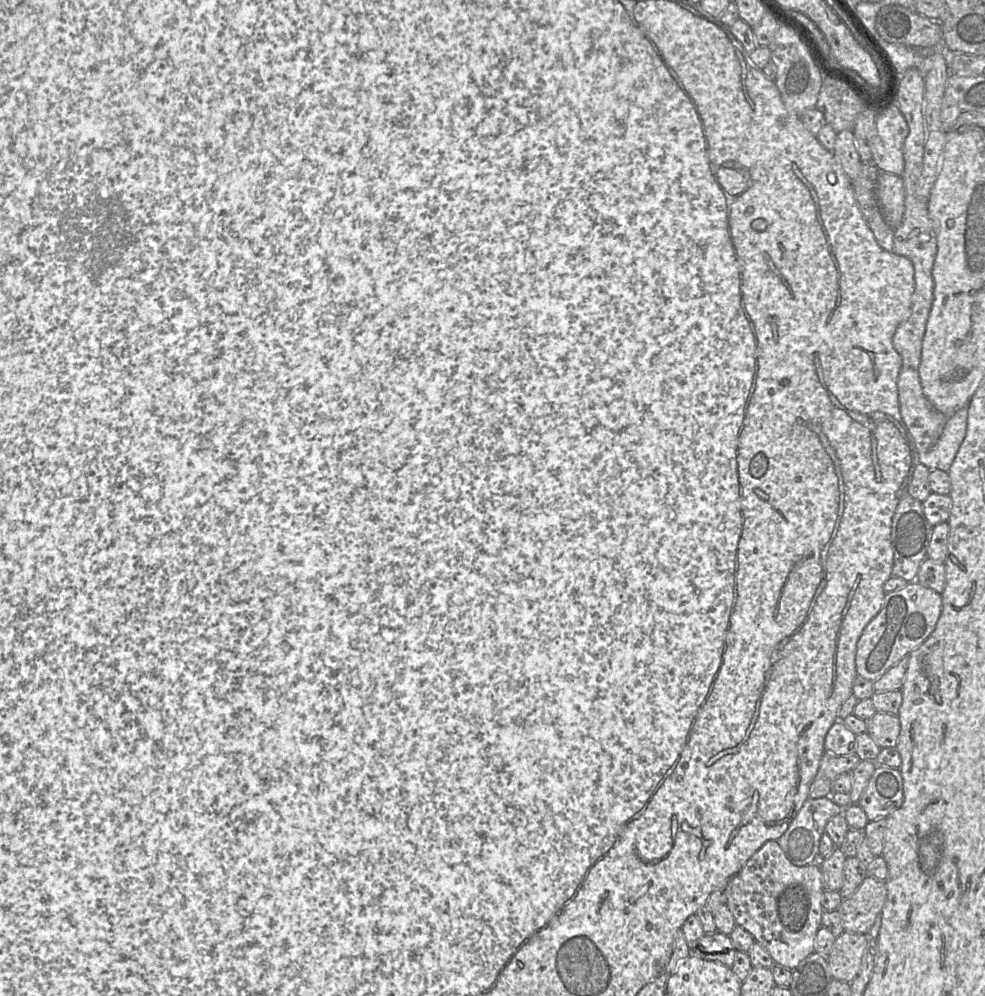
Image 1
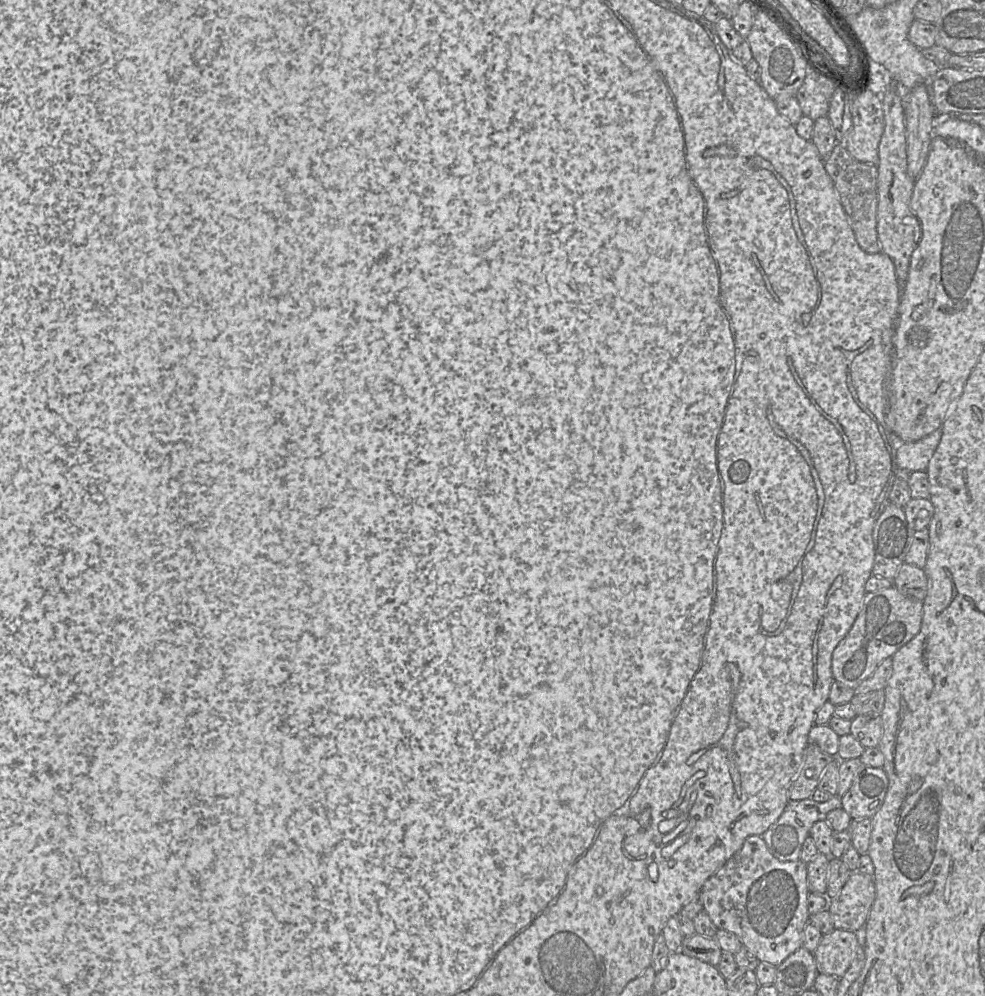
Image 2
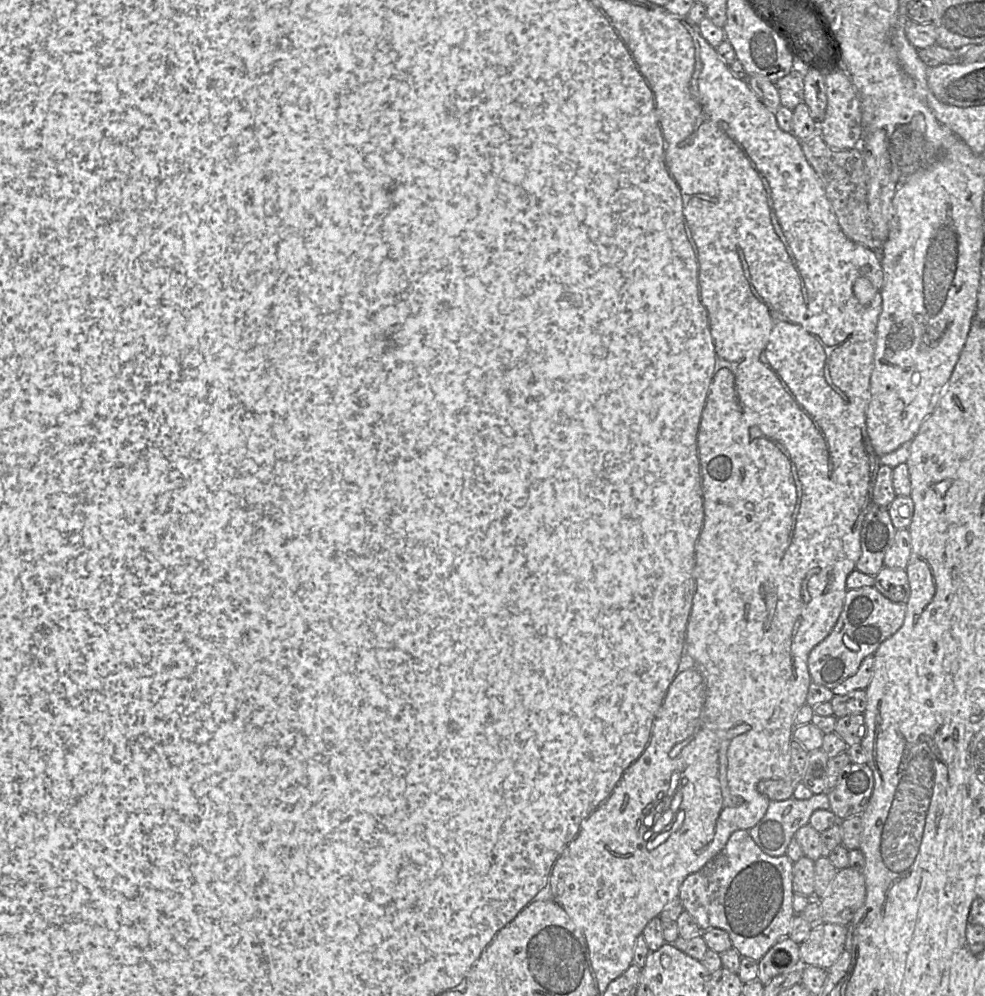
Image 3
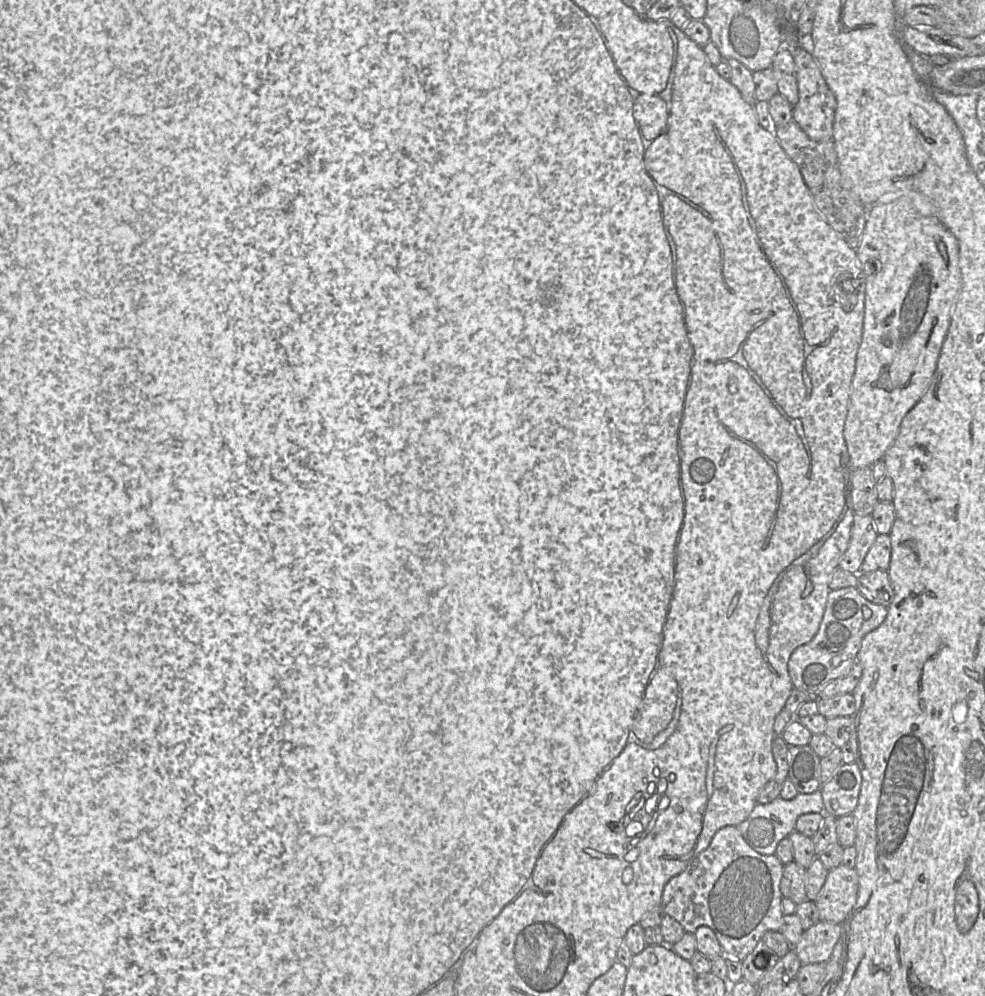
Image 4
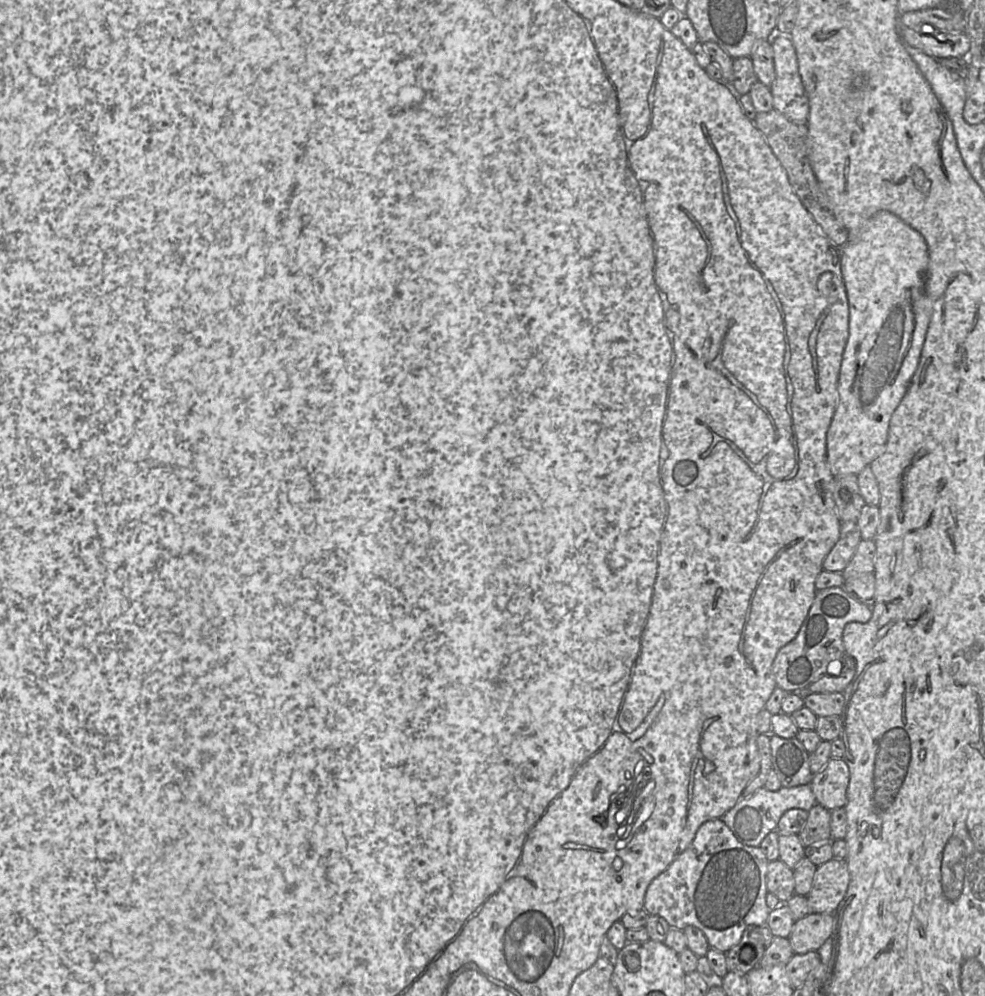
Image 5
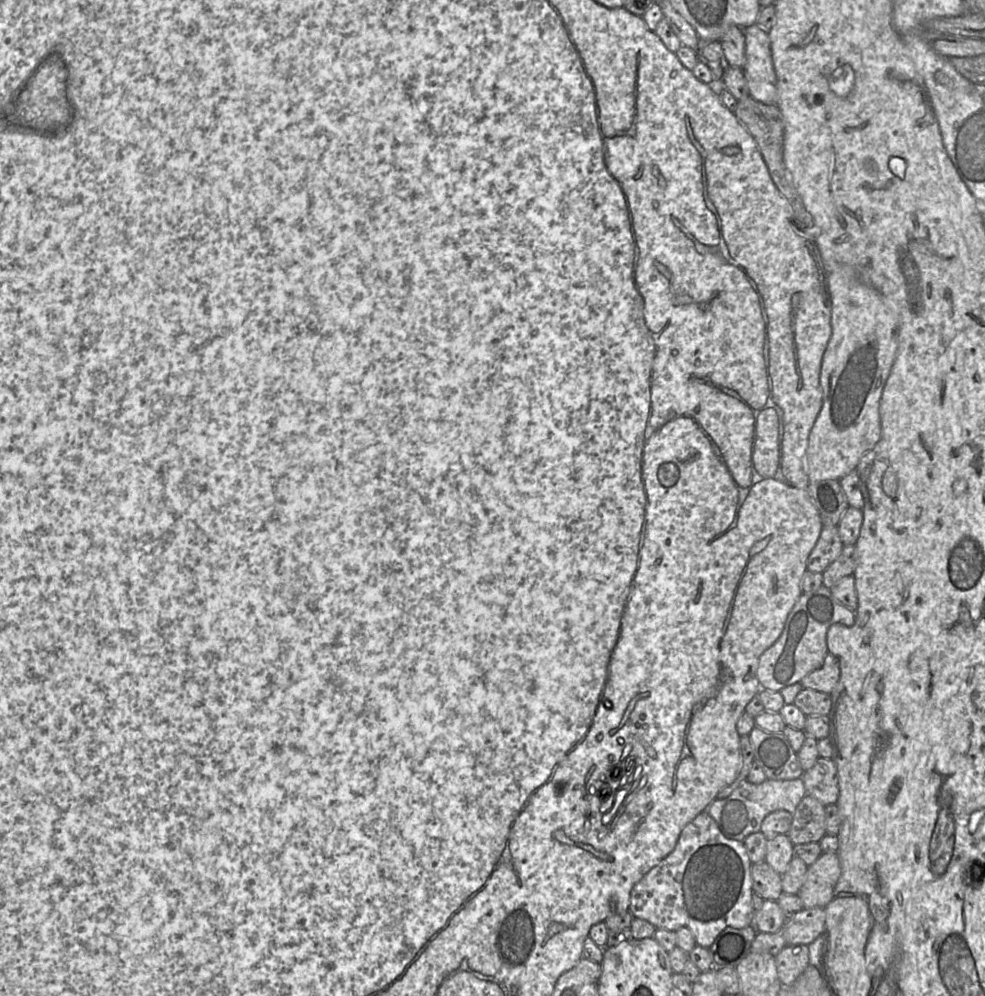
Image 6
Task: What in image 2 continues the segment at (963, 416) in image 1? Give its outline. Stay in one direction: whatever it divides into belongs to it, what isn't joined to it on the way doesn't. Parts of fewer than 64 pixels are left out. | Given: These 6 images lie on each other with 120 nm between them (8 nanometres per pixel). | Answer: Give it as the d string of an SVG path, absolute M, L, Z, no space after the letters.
M941 429L913 441L898 442L894 448L894 464L896 468L912 471L926 471L928 464L940 443Z

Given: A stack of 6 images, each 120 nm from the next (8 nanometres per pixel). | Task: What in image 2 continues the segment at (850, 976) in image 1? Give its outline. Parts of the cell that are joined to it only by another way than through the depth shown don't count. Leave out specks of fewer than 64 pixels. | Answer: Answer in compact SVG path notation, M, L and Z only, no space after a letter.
M835 929L824 934L813 952L819 973L843 977L855 958L858 947L855 932Z

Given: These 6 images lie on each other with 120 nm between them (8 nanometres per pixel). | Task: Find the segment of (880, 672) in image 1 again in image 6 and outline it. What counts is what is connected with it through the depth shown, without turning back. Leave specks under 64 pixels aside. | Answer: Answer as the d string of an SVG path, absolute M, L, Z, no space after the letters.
M821 586L814 591L802 593L789 613L780 638L760 656L756 677L762 688L770 691L780 691L789 685L800 683L806 675L823 665L825 658L829 653L826 642L829 628L834 624L851 626L854 624L855 619L855 611L842 605L832 595L830 588L828 587Z

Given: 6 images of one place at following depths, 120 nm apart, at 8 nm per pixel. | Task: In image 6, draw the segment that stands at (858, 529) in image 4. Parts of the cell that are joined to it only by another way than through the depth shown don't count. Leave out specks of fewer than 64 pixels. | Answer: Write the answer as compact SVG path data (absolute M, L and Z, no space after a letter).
M837 525L823 526L819 539L808 557L807 570L823 573L840 556L843 548Z

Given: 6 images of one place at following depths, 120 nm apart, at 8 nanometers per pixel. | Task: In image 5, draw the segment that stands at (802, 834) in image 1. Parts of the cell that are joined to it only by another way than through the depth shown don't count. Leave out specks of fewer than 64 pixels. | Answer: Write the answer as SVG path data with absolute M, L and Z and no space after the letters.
M808 784L782 787L777 791L770 791L762 787L748 796L742 797L721 817L721 820L739 842L747 846L759 847L770 832L776 831L780 818L787 810L797 808L808 812L816 804L817 800Z

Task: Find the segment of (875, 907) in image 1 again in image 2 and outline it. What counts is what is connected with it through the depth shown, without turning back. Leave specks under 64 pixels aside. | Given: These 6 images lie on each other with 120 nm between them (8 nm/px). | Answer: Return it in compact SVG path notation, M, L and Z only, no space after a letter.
M853 872L828 907L835 929L856 932L864 928L875 897L873 876Z

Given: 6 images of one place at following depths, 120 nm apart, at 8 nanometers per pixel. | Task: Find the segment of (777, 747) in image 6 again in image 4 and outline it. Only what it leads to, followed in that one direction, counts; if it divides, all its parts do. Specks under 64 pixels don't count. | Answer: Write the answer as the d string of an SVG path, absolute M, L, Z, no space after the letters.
M789 745L787 752L787 779L793 783L798 793L813 793L820 790L821 758L809 745Z

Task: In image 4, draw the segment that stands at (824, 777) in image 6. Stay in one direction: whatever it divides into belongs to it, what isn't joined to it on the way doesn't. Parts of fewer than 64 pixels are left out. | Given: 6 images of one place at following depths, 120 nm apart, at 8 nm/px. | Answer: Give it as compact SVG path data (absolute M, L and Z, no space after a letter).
M842 763L820 791L825 812L836 818L853 813L858 804L862 775L856 763Z

